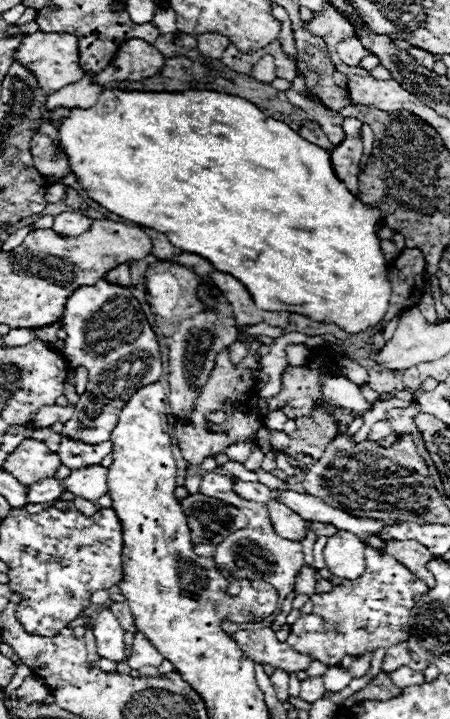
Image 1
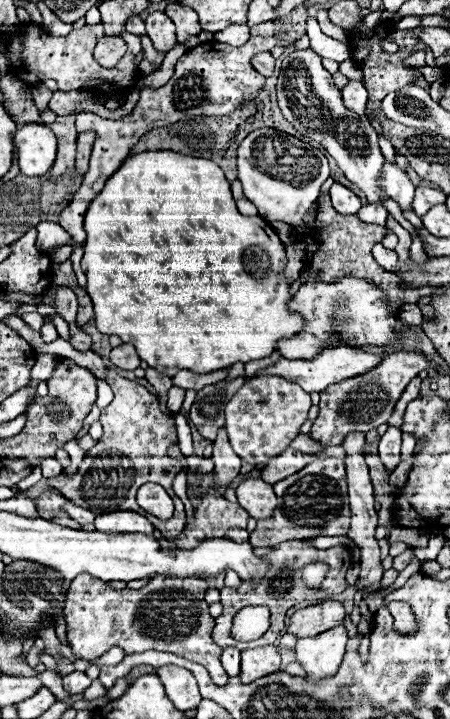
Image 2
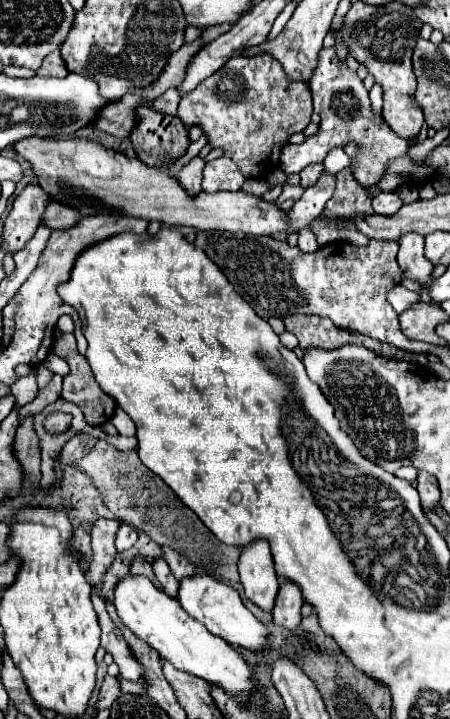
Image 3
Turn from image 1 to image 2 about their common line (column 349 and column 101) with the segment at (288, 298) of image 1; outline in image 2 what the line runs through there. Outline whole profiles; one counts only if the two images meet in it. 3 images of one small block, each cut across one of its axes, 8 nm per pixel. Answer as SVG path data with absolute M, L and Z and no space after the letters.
M150 150L150 152L128 156L122 162L122 166L114 172L114 176L106 180L102 192L98 192L98 196L90 202L84 214L84 230L86 230L86 244L84 244L82 268L88 278L86 292L94 302L98 330L108 336L112 334L120 336L122 342L126 344L134 344L138 350L138 356L144 362L148 362L150 368L156 368L164 376L174 376L180 370L194 370L198 374L208 374L210 370L230 368L236 362L246 364L250 360L266 358L276 350L278 338L290 338L290 334L304 328L302 316L288 310L290 286L282 274L286 252L282 248L282 242L278 240L278 234L264 218L260 216L248 218L236 210L230 194L230 184L224 178L222 168L206 158L174 154L170 150Z

